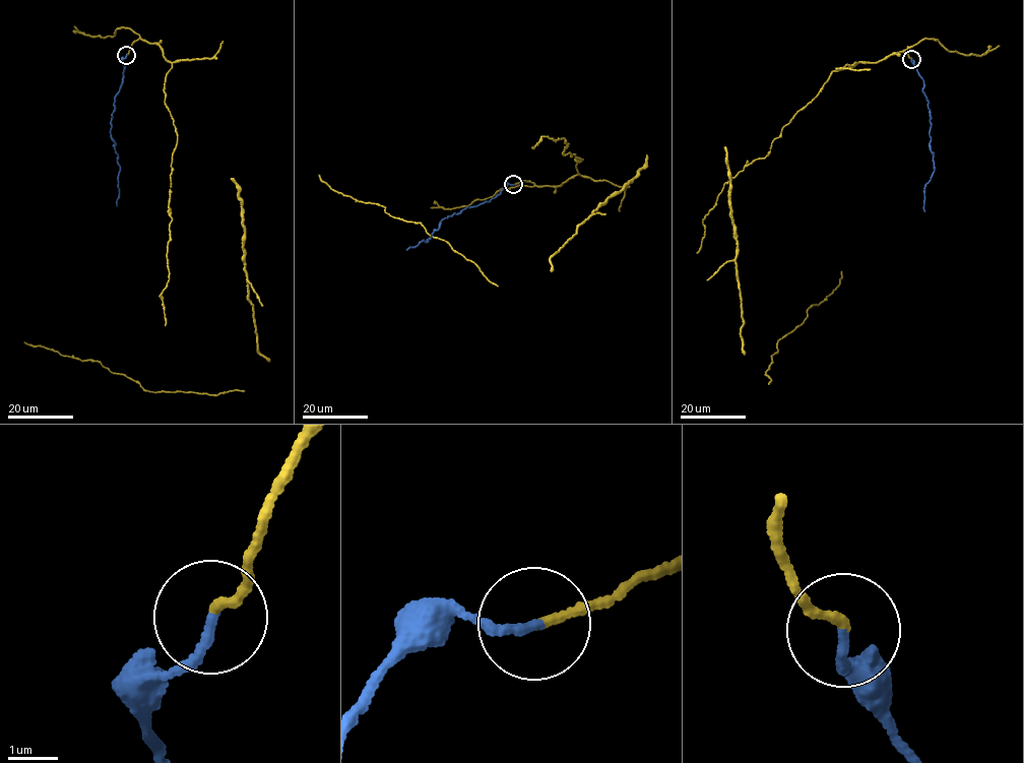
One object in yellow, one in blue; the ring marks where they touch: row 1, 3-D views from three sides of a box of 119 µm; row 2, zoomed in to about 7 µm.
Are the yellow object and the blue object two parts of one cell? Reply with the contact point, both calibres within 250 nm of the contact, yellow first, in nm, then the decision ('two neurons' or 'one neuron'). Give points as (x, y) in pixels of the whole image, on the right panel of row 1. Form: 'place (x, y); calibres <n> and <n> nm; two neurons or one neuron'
place (911, 59); calibres 170 and 180 nm; one neuron

